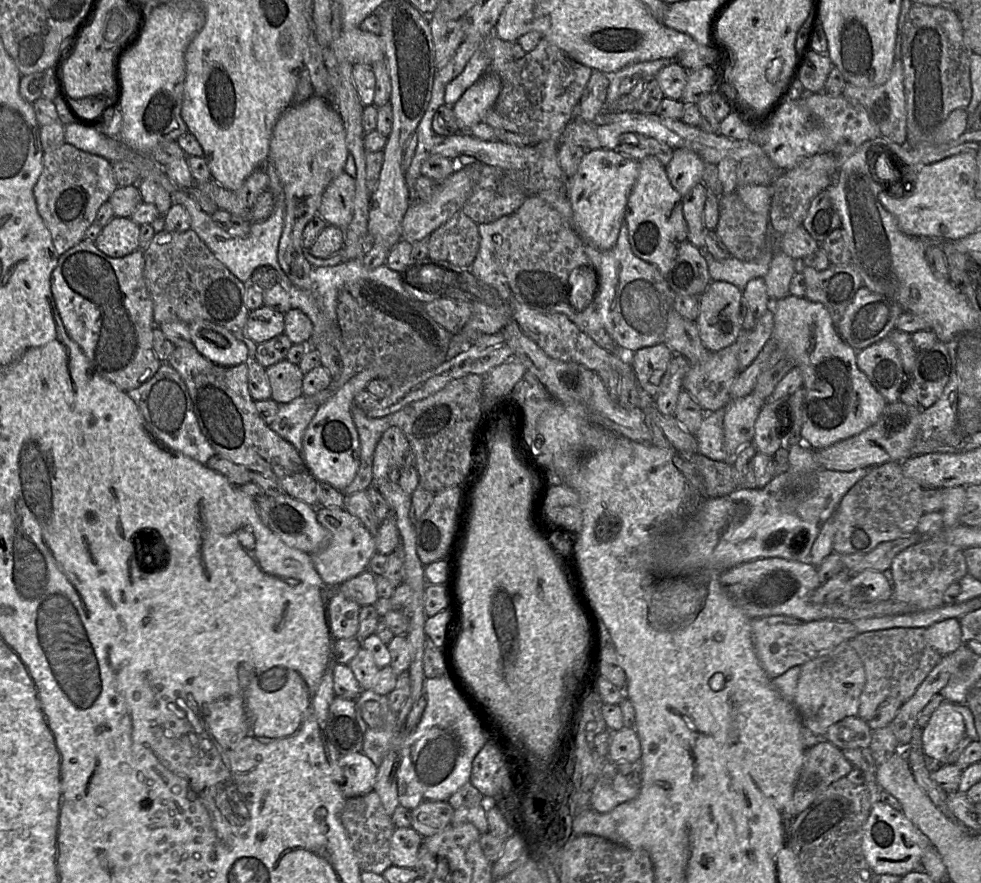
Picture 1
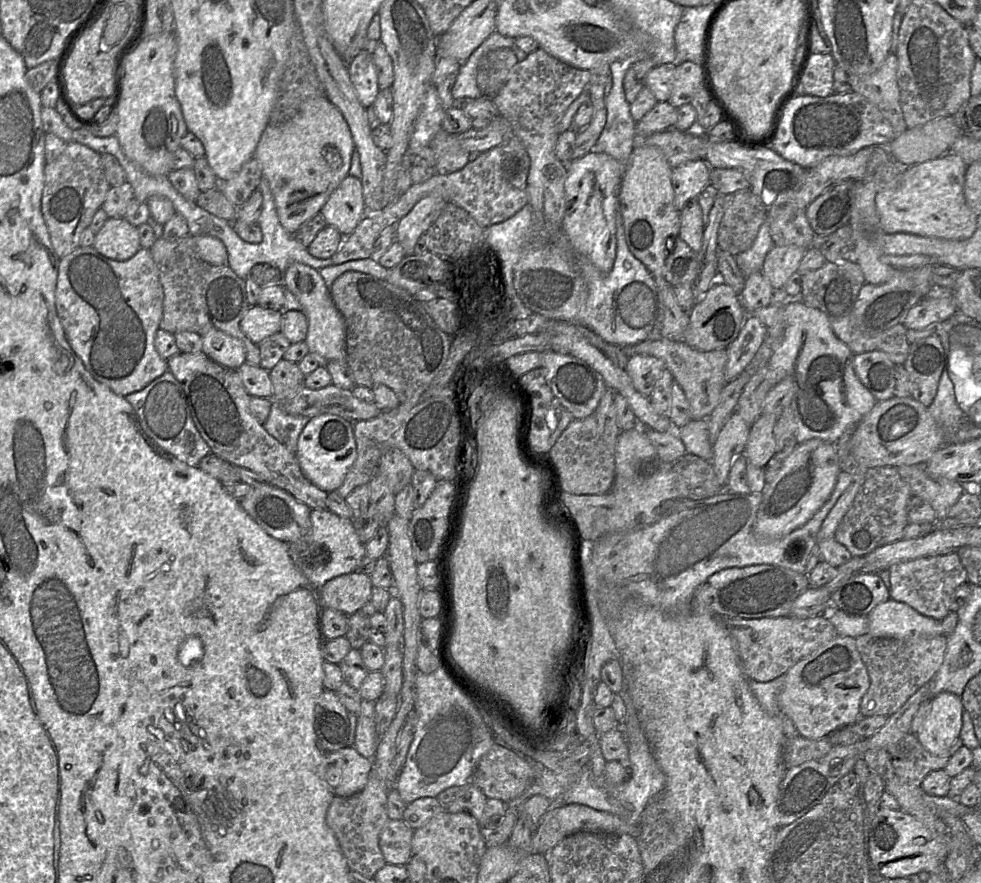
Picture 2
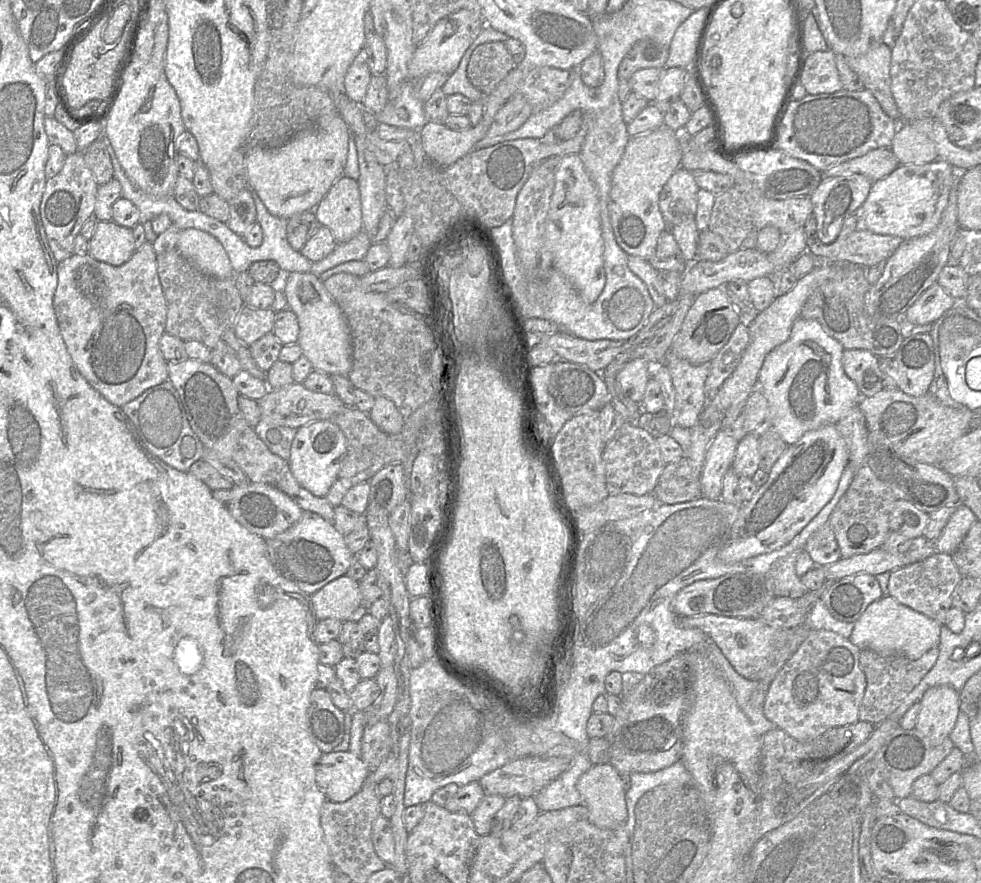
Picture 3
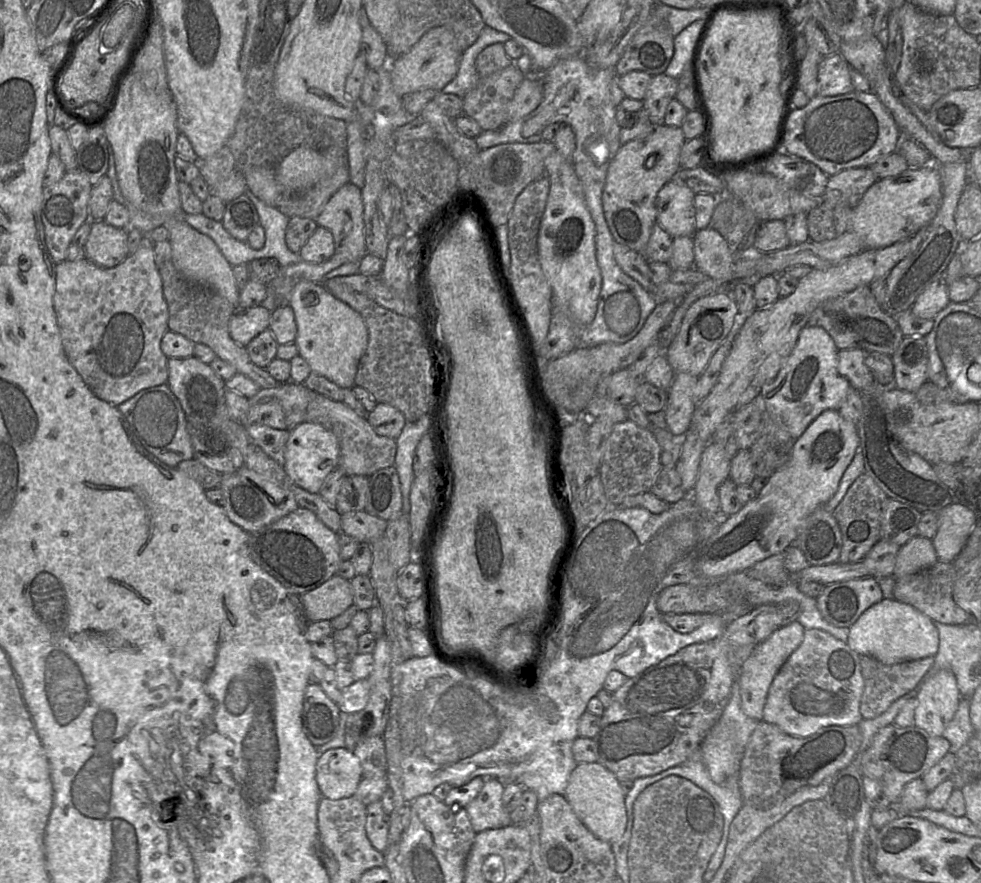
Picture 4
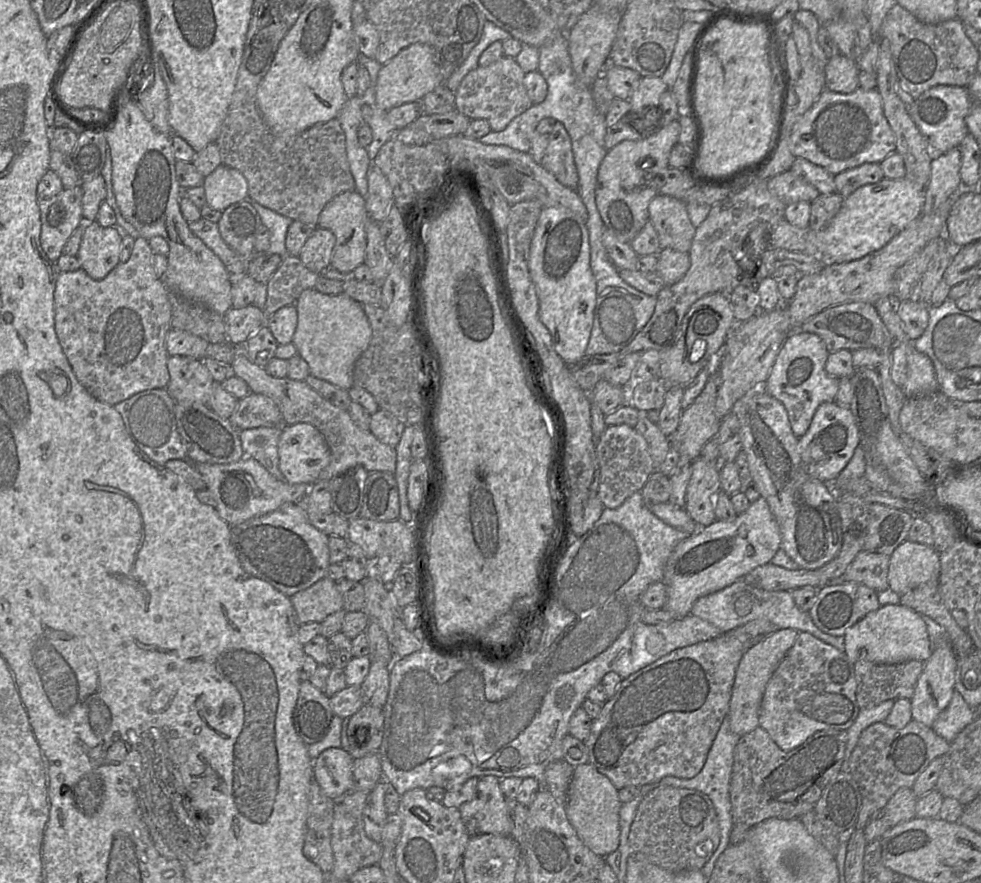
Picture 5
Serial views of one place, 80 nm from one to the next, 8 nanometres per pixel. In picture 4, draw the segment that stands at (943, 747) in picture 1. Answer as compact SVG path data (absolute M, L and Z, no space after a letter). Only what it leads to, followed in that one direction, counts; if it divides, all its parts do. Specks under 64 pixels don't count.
M942 669L927 677L915 697L918 701L914 712L915 725L932 736L941 737L961 697L956 677L951 670Z

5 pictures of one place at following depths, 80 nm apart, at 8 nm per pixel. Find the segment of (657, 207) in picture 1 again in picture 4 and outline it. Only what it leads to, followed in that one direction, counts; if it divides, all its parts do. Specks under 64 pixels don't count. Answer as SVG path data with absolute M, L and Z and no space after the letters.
M661 124L645 138L620 146L609 164L602 191L603 212L614 241L636 252L646 246L657 223L657 193L681 168L679 156L685 141L681 127Z

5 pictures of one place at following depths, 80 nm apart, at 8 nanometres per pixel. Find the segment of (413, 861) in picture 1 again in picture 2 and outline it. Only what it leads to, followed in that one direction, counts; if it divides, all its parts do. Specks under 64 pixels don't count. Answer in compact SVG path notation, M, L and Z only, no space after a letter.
M388 819L380 836L379 846L387 864L406 865L412 856L414 830L405 821Z

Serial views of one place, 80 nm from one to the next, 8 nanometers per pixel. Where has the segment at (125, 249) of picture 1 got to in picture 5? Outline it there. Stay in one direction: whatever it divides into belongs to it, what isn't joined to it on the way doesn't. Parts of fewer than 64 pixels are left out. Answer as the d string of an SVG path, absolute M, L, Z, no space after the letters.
M96 220L81 224L84 232L76 257L89 277L104 278L120 263L123 233L119 228L103 227Z

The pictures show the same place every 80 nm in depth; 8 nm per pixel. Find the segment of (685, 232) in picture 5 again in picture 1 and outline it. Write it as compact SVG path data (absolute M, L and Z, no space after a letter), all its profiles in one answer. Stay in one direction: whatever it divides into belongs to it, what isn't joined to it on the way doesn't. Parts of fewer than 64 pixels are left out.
M674 149L673 157L665 169L671 185L682 197L702 182L704 163L702 158L690 149Z

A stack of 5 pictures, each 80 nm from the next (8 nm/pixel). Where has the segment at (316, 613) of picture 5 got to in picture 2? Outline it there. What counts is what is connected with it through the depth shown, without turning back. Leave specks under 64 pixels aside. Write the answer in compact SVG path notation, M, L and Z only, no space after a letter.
M354 571L326 582L320 589L320 598L324 608L351 616L370 601L372 587L370 575Z

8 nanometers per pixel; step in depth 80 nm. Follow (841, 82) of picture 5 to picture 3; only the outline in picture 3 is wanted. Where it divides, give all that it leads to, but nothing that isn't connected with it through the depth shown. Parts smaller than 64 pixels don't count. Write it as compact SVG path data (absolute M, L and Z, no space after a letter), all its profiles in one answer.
M832 50L818 51L807 56L801 82L808 94L831 94L843 89Z

